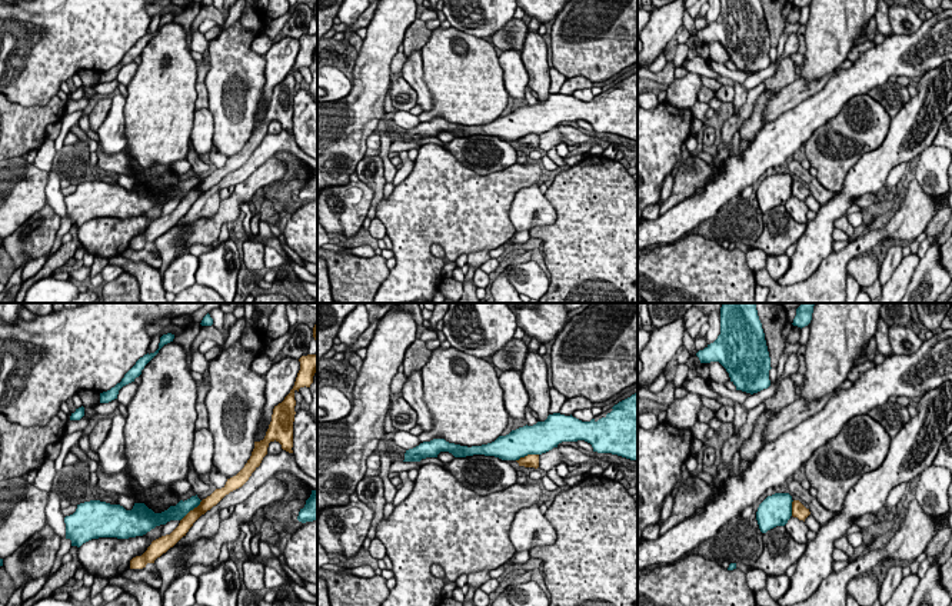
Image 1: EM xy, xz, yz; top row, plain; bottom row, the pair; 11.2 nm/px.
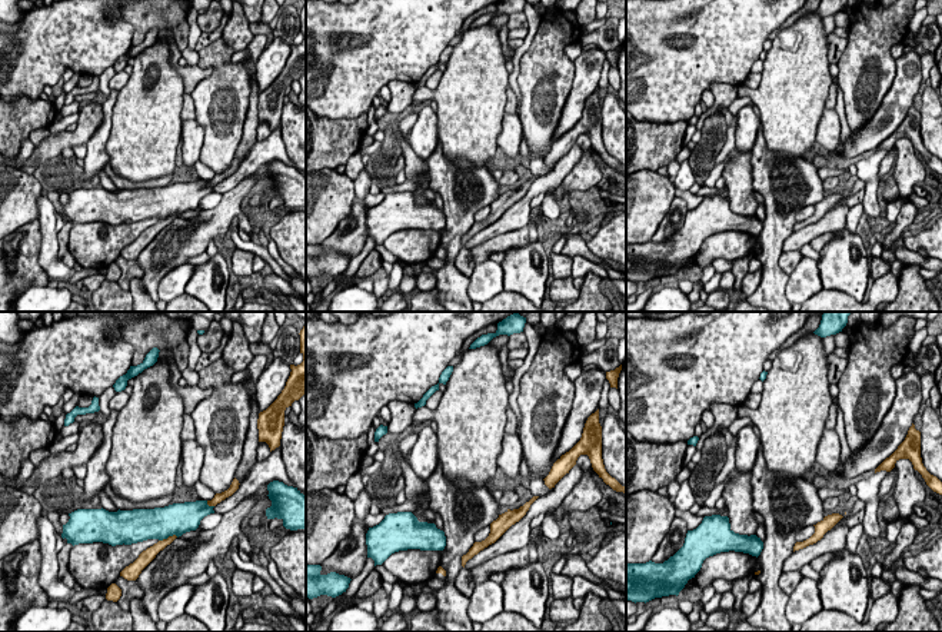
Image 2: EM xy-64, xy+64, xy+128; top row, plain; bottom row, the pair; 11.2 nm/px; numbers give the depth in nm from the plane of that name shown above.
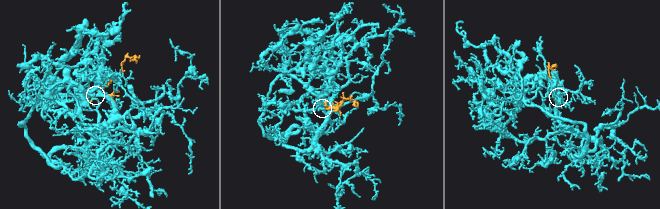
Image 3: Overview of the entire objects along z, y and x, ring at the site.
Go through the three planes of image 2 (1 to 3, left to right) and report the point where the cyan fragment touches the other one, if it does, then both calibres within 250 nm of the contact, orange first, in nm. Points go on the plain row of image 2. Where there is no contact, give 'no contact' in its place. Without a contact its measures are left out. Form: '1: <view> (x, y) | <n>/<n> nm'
1: xy-64 (169, 216) | 120/360 nm
2: no contact
3: no contact

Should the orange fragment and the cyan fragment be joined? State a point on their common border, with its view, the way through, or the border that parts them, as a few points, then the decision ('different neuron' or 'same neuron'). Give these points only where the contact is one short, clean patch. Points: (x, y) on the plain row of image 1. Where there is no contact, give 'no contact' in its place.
xy (190, 190) | same neuron

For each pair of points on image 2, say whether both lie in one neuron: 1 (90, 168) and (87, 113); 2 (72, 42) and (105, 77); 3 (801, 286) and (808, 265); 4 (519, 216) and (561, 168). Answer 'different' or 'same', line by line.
1: different
2: different
3: same
4: same

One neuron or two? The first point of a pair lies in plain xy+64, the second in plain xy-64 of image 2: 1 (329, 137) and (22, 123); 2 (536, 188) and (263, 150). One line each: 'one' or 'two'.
1: one
2: one

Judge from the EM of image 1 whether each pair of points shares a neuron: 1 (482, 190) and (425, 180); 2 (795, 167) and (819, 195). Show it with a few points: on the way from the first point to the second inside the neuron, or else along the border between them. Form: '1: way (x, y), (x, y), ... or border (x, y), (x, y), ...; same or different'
1: way (468, 190), (439, 190); same
2: way (802, 173), (815, 187); same

